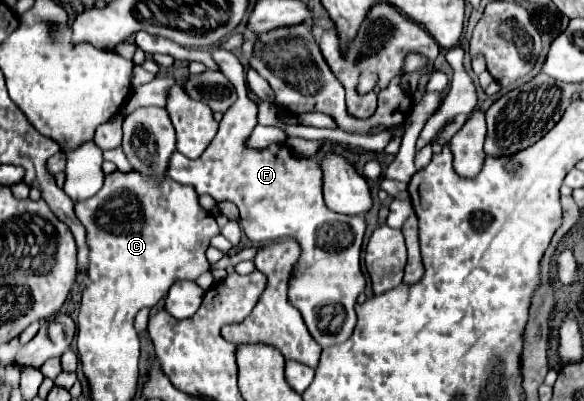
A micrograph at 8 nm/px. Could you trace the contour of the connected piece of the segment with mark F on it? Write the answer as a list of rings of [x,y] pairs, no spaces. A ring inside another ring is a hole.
[[[218,49],[212,57],[234,85],[237,100],[224,112],[220,130],[204,154],[190,160],[180,152],[174,152],[170,158],[170,172],[166,172],[166,176],[178,184],[194,186],[198,194],[210,194],[214,200],[234,202],[240,208],[242,230],[252,242],[268,242],[286,236],[294,238],[302,252],[292,268],[288,300],[300,310],[308,332],[322,348],[340,344],[350,338],[354,330],[354,304],[366,286],[360,269],[366,218],[346,216],[326,208],[322,198],[320,166],[316,160],[300,158],[282,144],[272,144],[262,150],[248,146],[248,138],[256,126],[254,114],[258,114],[258,106],[248,100],[246,72],[230,51]],[[220,55],[224,55],[224,63],[220,63]]]

